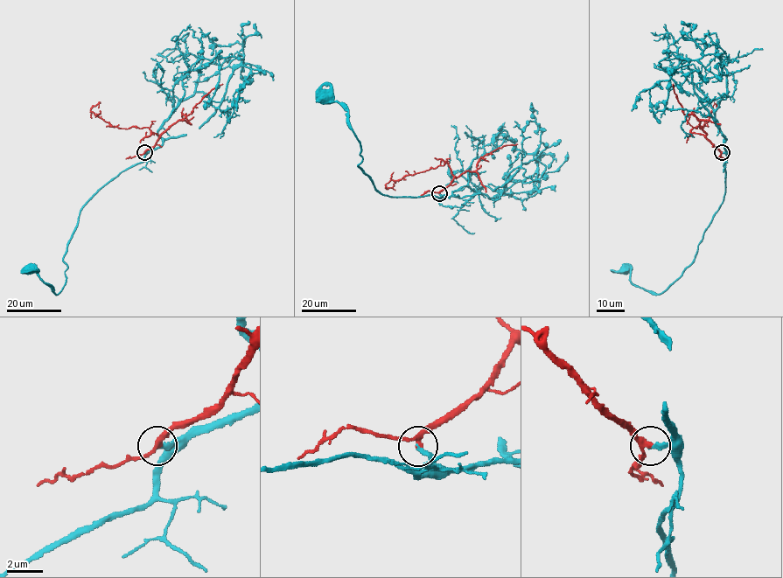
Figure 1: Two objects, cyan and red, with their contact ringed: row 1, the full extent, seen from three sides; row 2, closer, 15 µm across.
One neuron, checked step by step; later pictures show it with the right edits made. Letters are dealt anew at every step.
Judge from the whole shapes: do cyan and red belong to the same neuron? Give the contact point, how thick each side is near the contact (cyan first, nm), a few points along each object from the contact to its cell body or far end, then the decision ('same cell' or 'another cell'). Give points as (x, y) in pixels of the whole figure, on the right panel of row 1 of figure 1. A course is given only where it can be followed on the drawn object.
place (722, 152); calibres 280 and 240 nm; course cyan (722, 152), (726, 156), (723, 201), (694, 261), (659, 294), (634, 285), (630, 268), (625, 266); course red (722, 152), (702, 135), (690, 132), (694, 127), (703, 126), (709, 115), (716, 110), (716, 104), (712, 107); same cell

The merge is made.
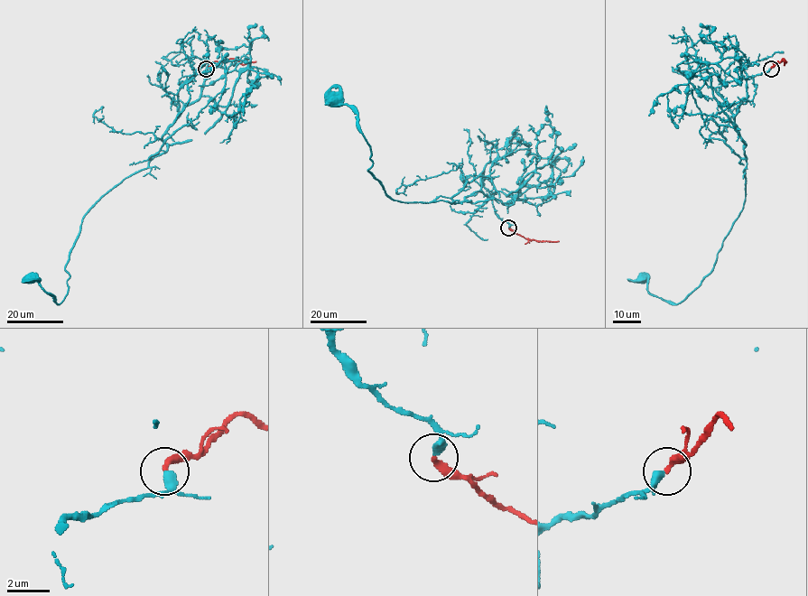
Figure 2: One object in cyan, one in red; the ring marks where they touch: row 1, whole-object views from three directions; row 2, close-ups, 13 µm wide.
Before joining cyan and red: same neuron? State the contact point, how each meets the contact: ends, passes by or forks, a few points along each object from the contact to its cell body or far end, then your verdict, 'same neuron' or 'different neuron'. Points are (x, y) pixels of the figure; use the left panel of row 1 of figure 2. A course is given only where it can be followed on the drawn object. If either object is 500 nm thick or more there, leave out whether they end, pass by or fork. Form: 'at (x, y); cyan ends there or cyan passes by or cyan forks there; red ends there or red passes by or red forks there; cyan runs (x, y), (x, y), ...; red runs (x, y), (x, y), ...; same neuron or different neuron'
at (206, 69); cyan ends there; red ends there; cyan runs (206, 69), (181, 81), (179, 113), (162, 136), (166, 150), (84, 216), (61, 301), (31, 275); red runs (206, 69), (215, 61), (220, 62), (230, 59), (242, 64), (255, 61); same neuron

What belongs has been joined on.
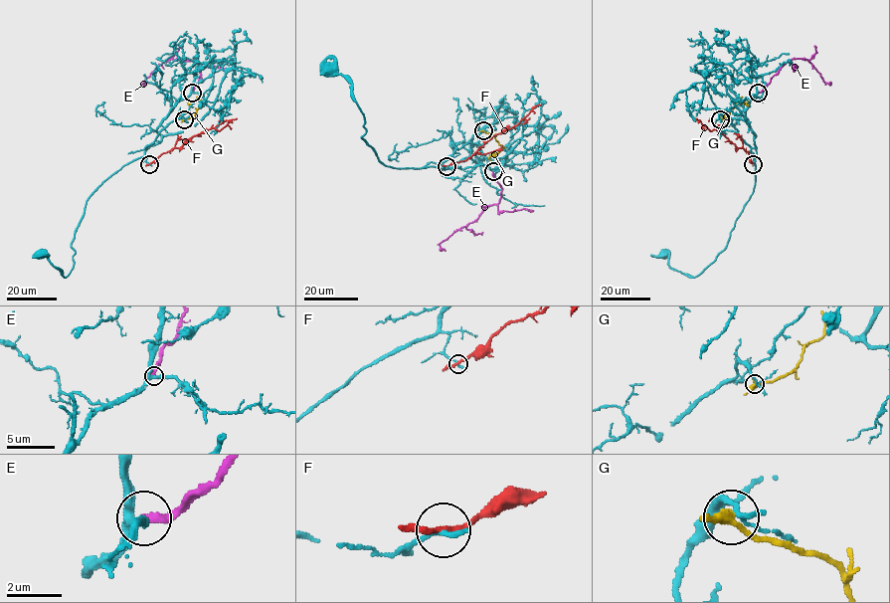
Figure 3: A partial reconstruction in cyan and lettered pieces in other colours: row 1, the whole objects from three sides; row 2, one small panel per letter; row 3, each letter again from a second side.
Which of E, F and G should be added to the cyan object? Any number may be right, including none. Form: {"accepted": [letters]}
{"accepted": []}

